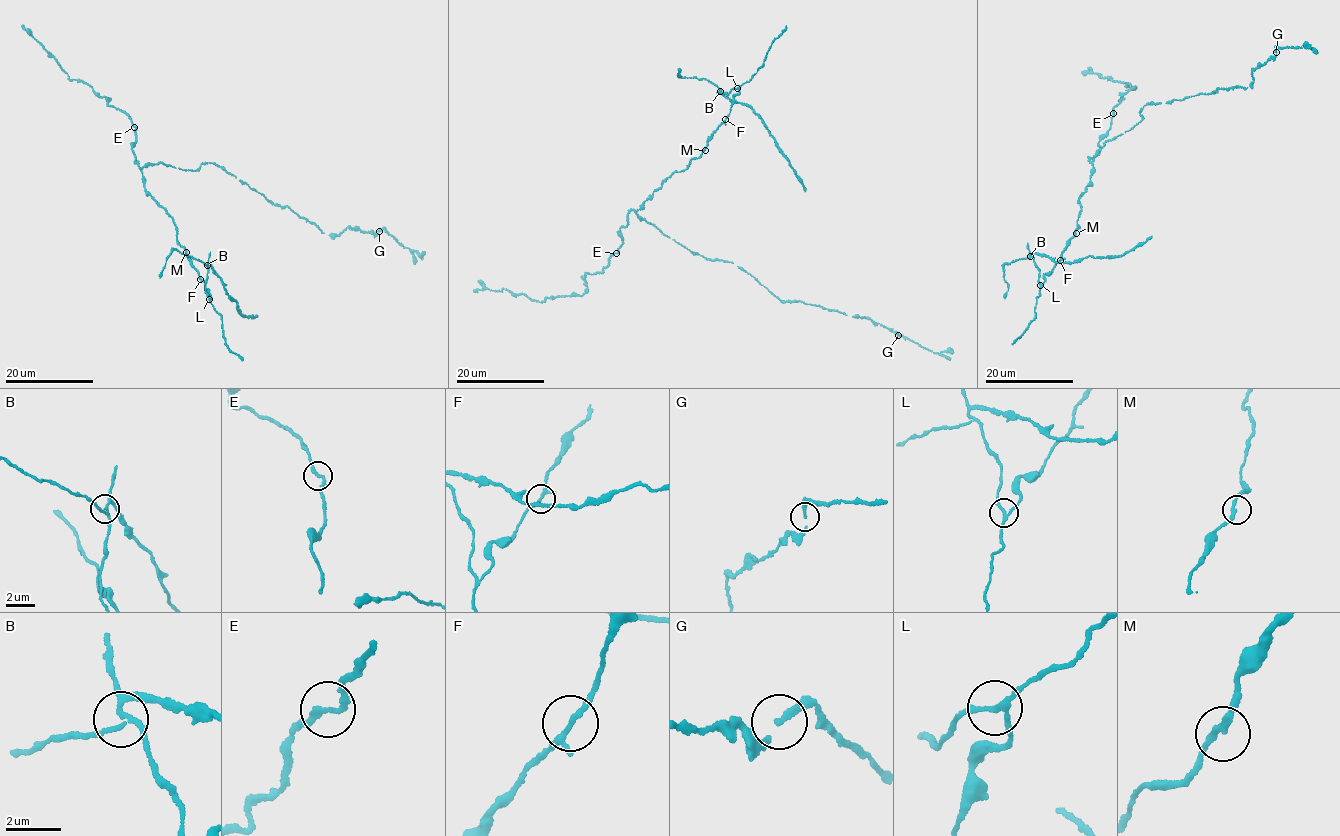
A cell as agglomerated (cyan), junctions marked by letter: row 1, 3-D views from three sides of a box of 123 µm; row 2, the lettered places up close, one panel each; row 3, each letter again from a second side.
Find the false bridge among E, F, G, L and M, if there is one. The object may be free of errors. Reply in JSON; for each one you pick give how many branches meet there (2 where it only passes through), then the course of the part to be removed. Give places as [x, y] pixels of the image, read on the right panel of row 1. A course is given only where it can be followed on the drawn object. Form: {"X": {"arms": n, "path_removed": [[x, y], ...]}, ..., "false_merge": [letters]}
{"L": {"arms": 3, "path_removed": [[1040, 284], [1040, 270], [1031, 253], [1072, 263], [1090, 256], [1123, 255], [1152, 236]]}, "false_merge": ["L"]}

